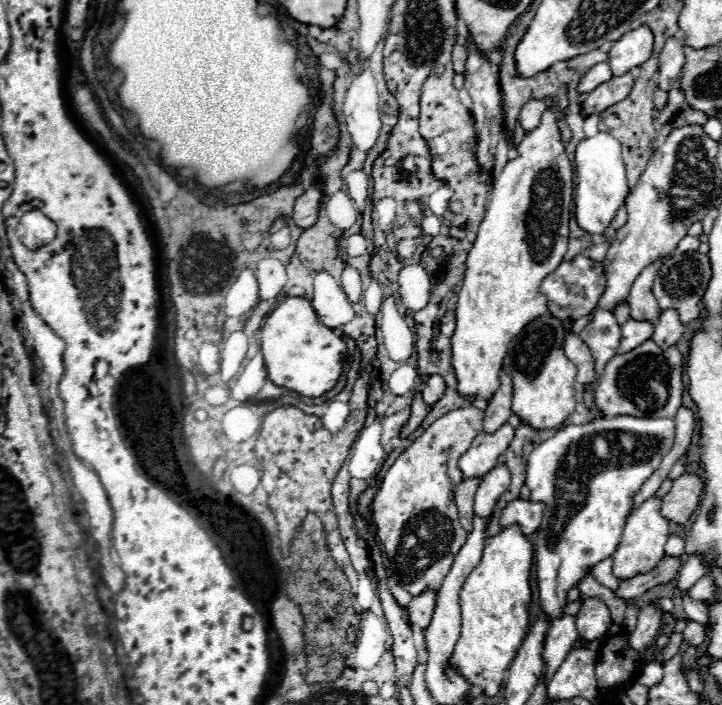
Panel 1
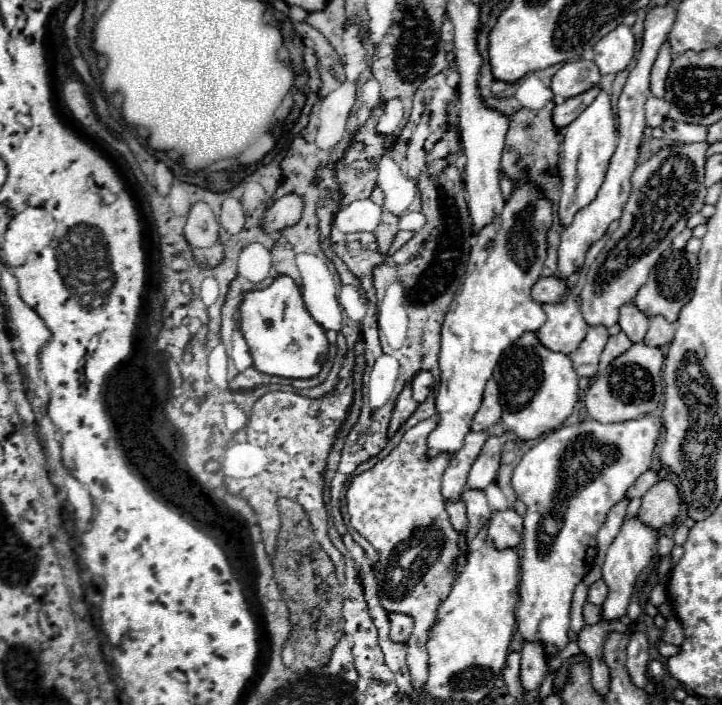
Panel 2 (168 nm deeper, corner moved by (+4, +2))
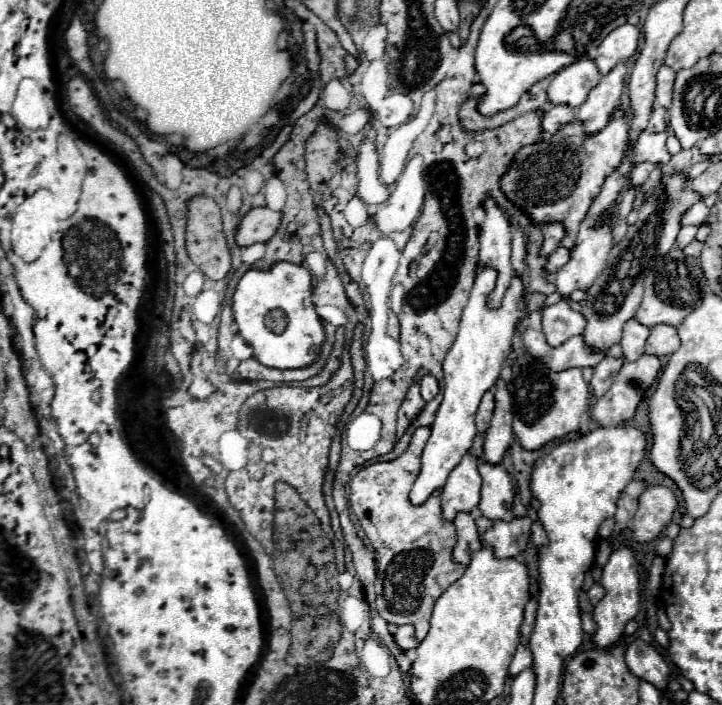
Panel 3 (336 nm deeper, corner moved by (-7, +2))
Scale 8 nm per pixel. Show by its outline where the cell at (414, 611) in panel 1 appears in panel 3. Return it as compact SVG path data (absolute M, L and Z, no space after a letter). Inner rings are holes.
M403 624L403 626L397 626L395 630L393 630L393 638L395 638L395 642L397 642L397 646L401 648L401 650L409 650L409 648L415 648L419 642L415 640L415 626L411 626L411 624Z

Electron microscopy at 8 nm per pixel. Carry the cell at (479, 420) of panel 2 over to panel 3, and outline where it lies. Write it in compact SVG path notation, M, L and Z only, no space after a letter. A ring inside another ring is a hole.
M495 388L487 390L481 404L479 404L479 410L477 410L477 416L475 416L475 422L477 422L477 430L481 434L487 432L489 428L489 422L491 422L491 416L493 416L493 410L495 410Z

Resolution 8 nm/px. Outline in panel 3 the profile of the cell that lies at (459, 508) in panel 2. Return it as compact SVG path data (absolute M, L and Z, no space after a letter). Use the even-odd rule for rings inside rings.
M459 512L453 522L457 526L457 546L453 550L453 560L461 562L461 564L469 564L471 554L477 552L479 548L483 548L475 518L473 518L473 514Z

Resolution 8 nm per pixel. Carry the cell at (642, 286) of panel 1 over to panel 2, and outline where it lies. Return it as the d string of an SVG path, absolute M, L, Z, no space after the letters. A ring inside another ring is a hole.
M624 306L620 308L620 320L618 320L622 332L636 344L636 342L642 342L646 330L648 330L648 324L650 320L636 308L636 306Z

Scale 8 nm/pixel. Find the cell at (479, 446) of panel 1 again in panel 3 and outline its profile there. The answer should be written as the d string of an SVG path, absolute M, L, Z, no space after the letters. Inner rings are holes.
M469 452L463 456L461 464L449 474L447 484L441 492L441 506L443 516L453 520L457 512L473 512L479 504L479 490L481 490L481 476L477 472L479 460Z

